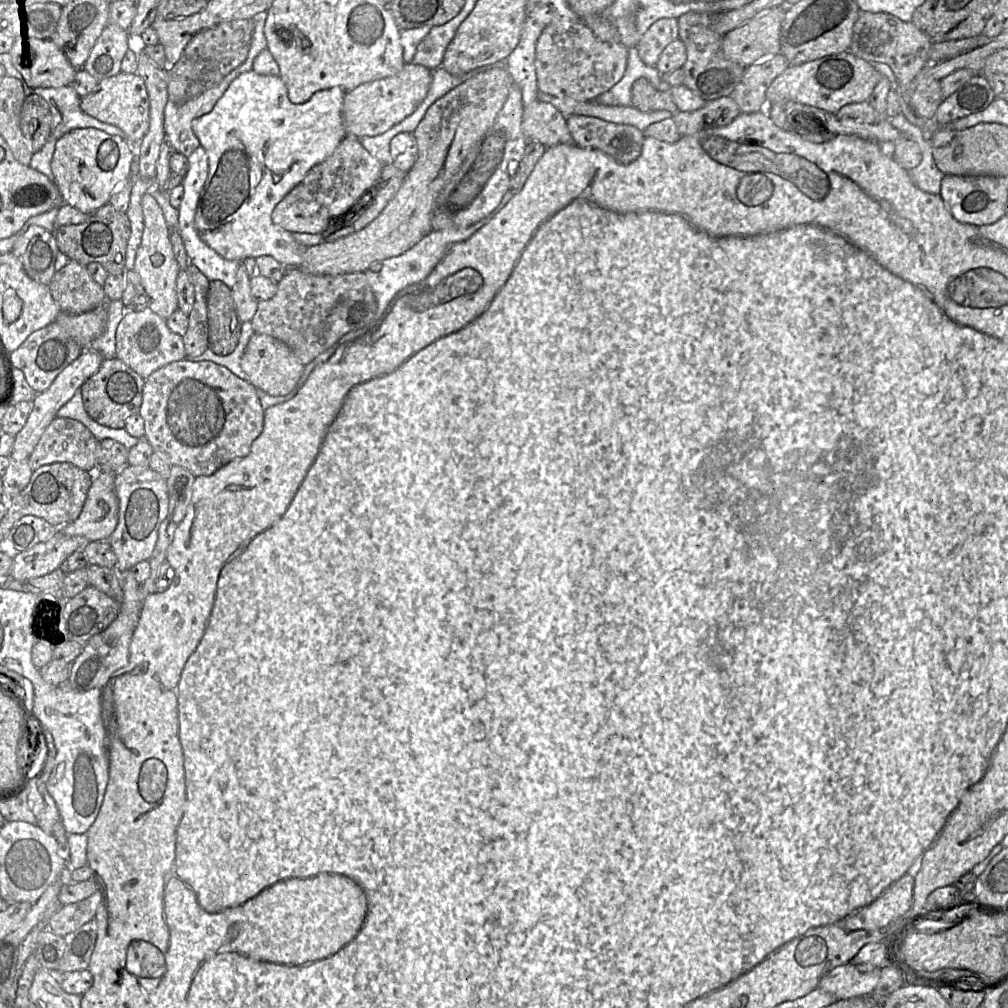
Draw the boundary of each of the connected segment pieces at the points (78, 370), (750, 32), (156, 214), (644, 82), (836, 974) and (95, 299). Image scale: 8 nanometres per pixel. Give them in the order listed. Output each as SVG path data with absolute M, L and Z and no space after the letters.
M84 349L80 356L64 368L45 391L34 397L32 410L24 427L14 436L10 458L15 460L29 459L45 429L57 416L58 410L74 396L89 377L98 371L103 361L104 357L98 351Z
M787 6L764 10L723 36L726 58L744 67L780 53L781 26Z
M146 192L141 200L144 230L138 247L133 270L138 274L141 284L149 297L148 307L167 319L178 309L177 276L180 268L175 259L168 227L162 210L151 192Z
M639 78L632 86L631 106L642 112L667 110L672 114L678 108L670 94L656 89L647 79Z
M844 964L827 973L818 988L834 995L837 1000L868 996L879 981L880 971L869 964Z
M74 260L55 272L49 289L53 300L65 313L82 314L106 301L103 285L94 281L86 266Z

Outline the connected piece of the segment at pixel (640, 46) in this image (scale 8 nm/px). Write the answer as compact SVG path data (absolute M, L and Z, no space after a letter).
M662 18L656 21L636 46L640 59L648 66L655 66L664 49L678 38L678 19Z

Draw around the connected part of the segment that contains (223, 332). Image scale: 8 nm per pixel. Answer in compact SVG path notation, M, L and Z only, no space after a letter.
M221 280L209 283L207 294L209 348L217 355L232 353L241 336L240 320L232 290Z

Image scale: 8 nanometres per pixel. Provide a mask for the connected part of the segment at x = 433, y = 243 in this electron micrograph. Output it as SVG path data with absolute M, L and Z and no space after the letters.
M488 215L477 223L463 228L432 230L405 253L382 260L379 272L371 273L367 270L364 271L376 297L378 304L378 318L380 318L380 316L384 313L391 300L400 290L411 284L421 282L428 277L453 244L467 240L477 230L487 224L493 217L493 215Z

